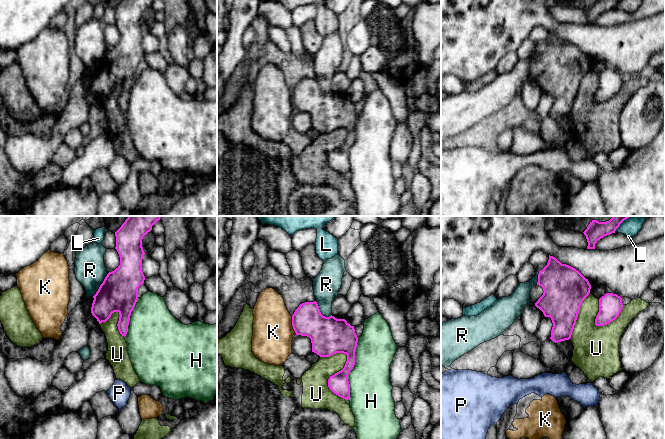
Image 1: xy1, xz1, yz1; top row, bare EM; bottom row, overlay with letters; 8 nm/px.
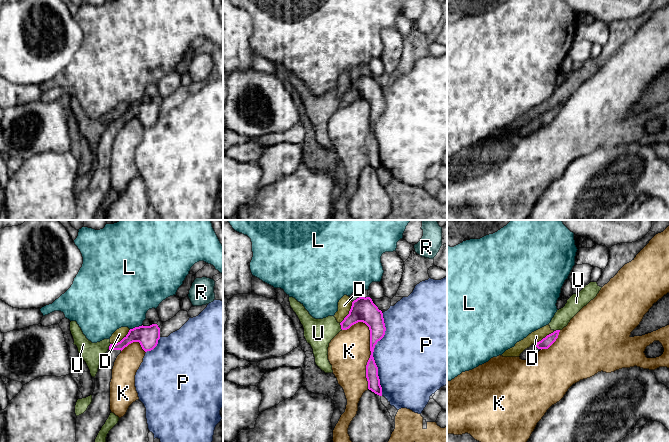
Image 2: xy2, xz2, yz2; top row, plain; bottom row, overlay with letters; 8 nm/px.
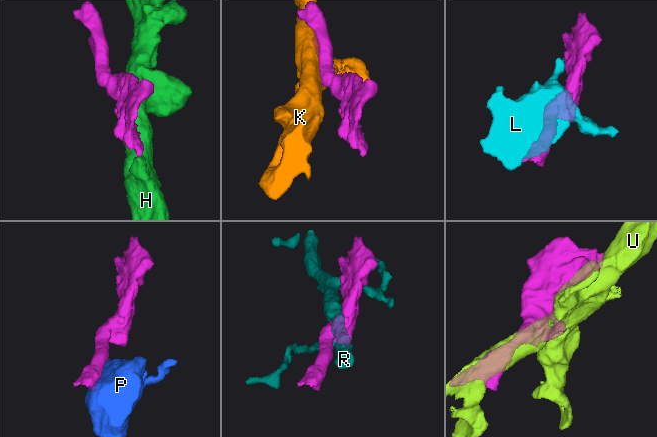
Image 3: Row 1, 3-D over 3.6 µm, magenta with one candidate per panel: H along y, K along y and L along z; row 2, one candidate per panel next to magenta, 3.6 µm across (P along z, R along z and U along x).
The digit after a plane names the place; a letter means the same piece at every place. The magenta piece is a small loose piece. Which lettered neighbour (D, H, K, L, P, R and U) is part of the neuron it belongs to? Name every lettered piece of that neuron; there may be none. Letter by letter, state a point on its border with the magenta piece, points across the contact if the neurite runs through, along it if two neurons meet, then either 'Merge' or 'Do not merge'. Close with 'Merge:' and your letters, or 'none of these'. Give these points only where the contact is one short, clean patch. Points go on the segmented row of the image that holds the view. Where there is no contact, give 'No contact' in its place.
D: Touches magenta at xy2 (122, 339). Boundary: xy2 (130, 329), (119, 341), (111, 344). Do not merge
H: Touches magenta at xz1 (352, 368). Do not merge
K: Touches magenta at xz2 (371, 353). Do not merge
L: Touches magenta at xy2 (136, 327). Do not merge
P: Touches magenta at xz2 (372, 354). Do not merge
R: Touches magenta at xy1 (100, 285). Do not merge
U: Touches magenta at xz1 (342, 369). Do not merge
Merge: none of these

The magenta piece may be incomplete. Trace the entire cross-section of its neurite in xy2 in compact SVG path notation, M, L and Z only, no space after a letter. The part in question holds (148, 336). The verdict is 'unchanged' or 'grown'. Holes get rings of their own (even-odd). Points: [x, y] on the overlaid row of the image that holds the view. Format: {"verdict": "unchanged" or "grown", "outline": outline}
{"verdict": "grown", "outline": "M157 324L139 326L130 329L128 334L118 343L110 344L102 358L95 376L95 389L92 402L87 410L76 418L76 441L95 442L102 426L108 419L110 410L110 382L112 369L117 356L133 342L139 342L147 352L153 350L160 339L160 328Z"}

